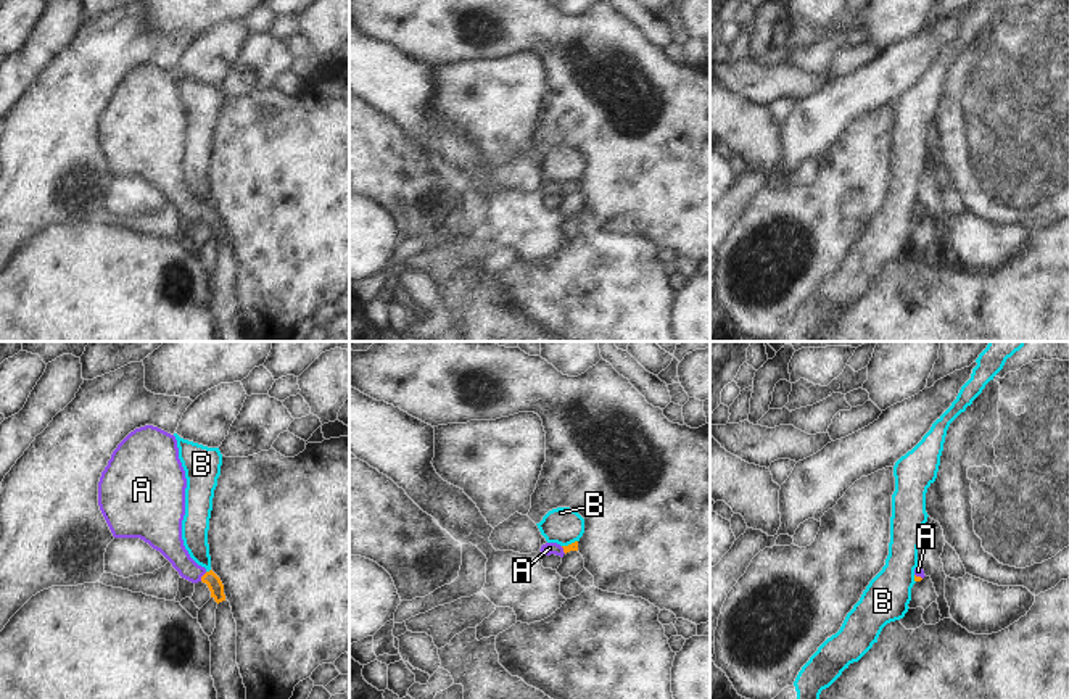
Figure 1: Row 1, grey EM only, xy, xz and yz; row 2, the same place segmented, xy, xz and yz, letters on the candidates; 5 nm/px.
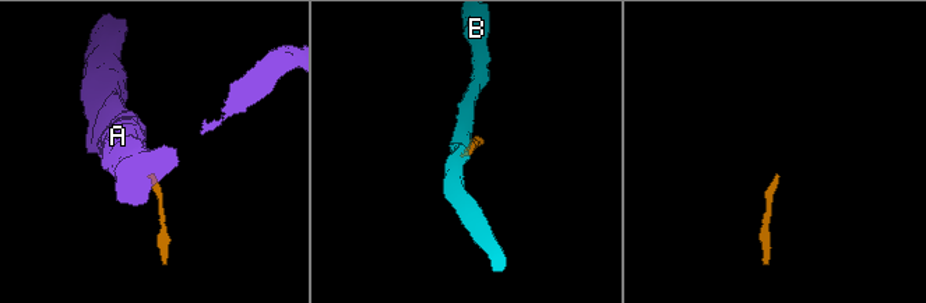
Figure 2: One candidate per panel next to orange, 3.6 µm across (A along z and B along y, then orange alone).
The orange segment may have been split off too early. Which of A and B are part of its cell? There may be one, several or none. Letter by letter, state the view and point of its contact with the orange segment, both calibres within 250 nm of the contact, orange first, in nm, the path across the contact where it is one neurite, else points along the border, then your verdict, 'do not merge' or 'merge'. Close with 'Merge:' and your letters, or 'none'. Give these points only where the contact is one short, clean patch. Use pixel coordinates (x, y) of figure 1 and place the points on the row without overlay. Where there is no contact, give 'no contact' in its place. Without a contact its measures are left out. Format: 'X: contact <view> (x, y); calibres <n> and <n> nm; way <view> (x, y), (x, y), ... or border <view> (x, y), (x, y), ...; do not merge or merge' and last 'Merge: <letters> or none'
A: contact xy (202, 216); calibres 70 and 140 nm; way xy (213, 221), (202, 216), (173, 189), (168, 179); merge
B: contact xy (210, 210); calibres 70 and 140 nm; border xy (210, 208), (206, 211); do not merge
Merge: A

